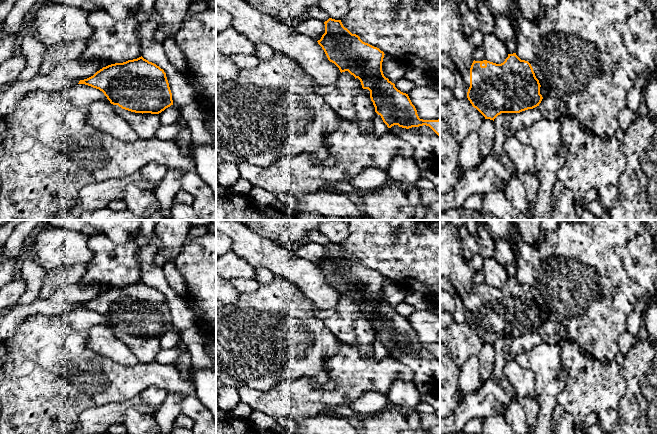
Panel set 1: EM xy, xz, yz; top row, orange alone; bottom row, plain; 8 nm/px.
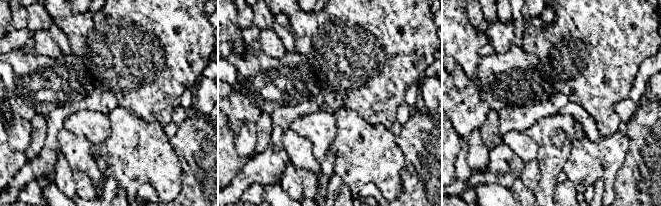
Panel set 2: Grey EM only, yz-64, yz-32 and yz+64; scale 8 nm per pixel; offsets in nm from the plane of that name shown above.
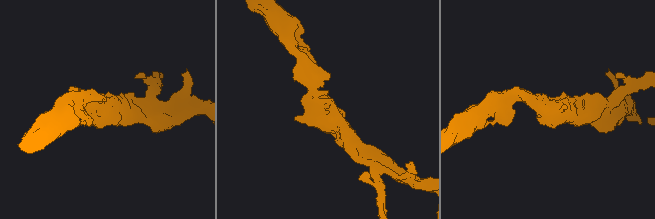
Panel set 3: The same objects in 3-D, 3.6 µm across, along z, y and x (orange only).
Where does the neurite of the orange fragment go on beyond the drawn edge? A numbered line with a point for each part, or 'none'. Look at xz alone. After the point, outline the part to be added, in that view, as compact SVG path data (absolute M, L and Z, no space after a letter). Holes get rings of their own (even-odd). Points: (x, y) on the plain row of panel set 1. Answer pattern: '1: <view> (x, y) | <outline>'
none

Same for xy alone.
none

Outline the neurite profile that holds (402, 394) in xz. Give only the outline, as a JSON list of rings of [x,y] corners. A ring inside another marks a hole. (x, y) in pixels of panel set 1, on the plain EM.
[[[402,379],[393,382],[386,396],[389,406],[399,409],[406,416],[422,402],[415,384]]]

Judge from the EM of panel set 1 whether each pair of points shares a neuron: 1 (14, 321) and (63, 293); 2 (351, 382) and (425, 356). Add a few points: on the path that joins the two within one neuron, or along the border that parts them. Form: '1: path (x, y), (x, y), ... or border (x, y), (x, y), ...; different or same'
1: path (26, 310), (38, 306), (51, 305); same
2: border (388, 355), (402, 362), (412, 371), (413, 381); different

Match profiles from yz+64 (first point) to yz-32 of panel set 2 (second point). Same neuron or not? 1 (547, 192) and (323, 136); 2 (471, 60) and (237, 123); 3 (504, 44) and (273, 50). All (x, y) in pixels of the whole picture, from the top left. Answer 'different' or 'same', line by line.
1: same
2: same
3: same

